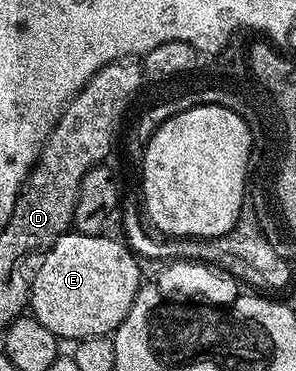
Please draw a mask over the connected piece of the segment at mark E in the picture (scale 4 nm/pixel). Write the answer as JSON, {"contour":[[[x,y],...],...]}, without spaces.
{"contour":[[[77,231],[60,235],[60,239],[54,241],[54,246],[38,264],[34,281],[30,285],[29,312],[37,321],[44,323],[48,331],[52,331],[60,339],[66,340],[67,337],[70,343],[77,343],[83,337],[105,337],[113,334],[114,330],[120,327],[120,323],[124,323],[124,315],[128,315],[143,284],[136,256],[129,244],[121,240],[113,241],[106,236]]]}

